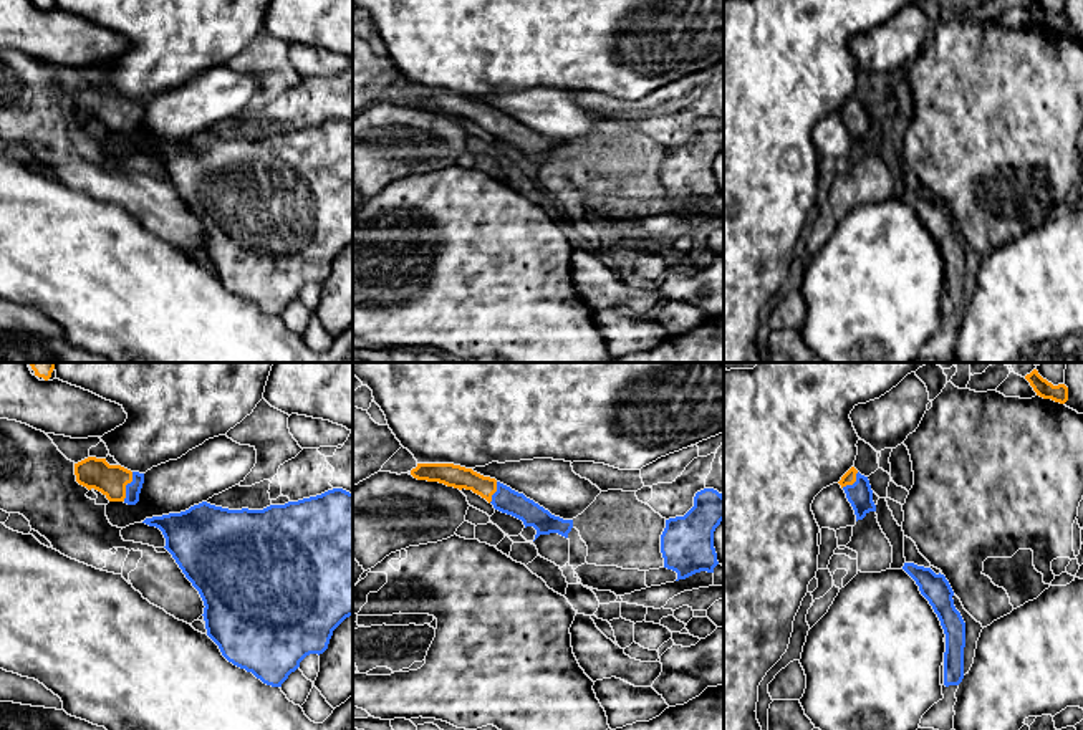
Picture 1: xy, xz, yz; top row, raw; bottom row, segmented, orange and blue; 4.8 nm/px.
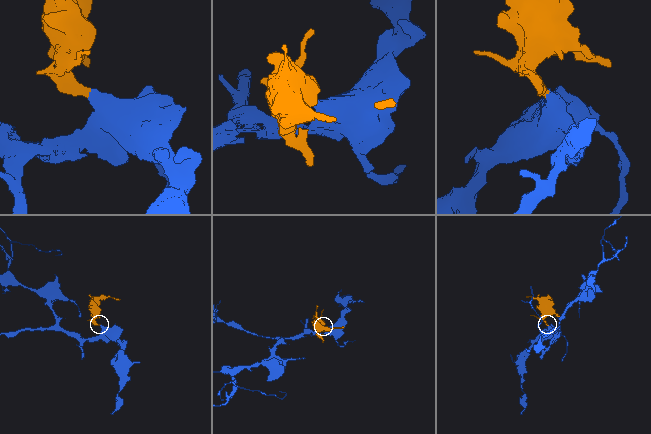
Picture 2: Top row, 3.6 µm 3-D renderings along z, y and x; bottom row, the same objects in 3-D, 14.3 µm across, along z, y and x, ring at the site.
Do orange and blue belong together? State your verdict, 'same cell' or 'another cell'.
same cell

